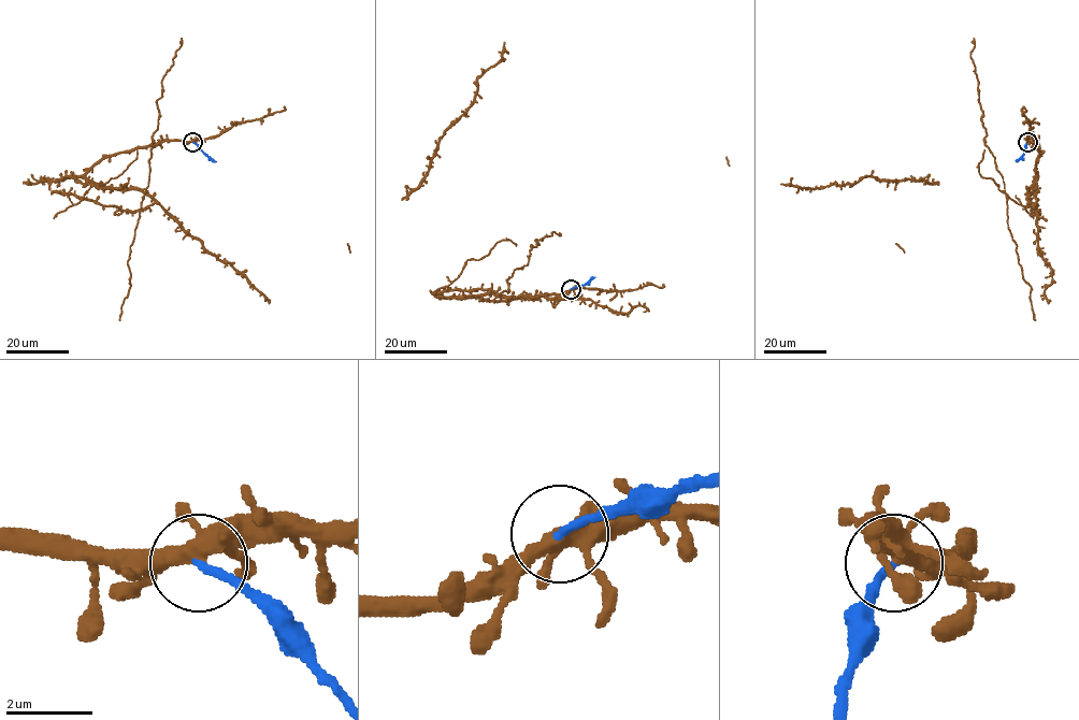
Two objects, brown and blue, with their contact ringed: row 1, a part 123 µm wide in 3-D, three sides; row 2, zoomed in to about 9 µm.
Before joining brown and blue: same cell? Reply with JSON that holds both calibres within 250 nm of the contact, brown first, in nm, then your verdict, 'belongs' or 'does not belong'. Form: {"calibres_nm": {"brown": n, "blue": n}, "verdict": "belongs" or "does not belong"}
{"calibres_nm": {"brown": 360, "blue": 170}, "verdict": "does not belong"}

